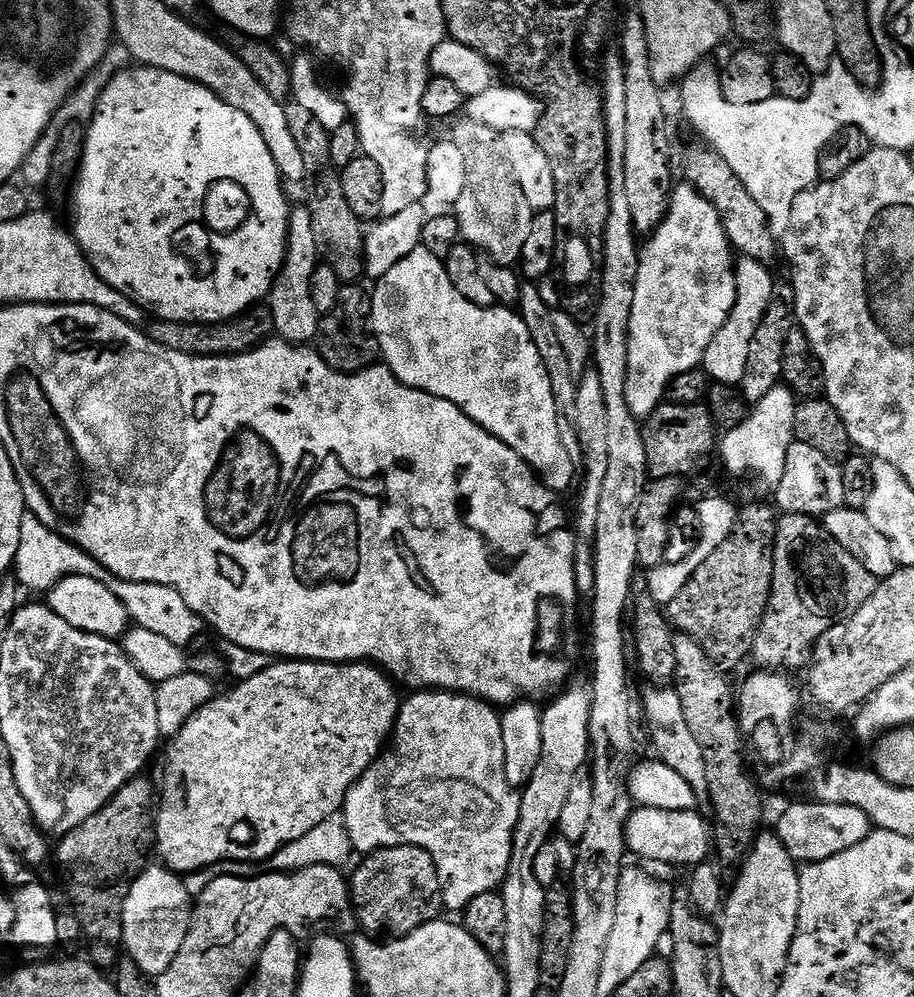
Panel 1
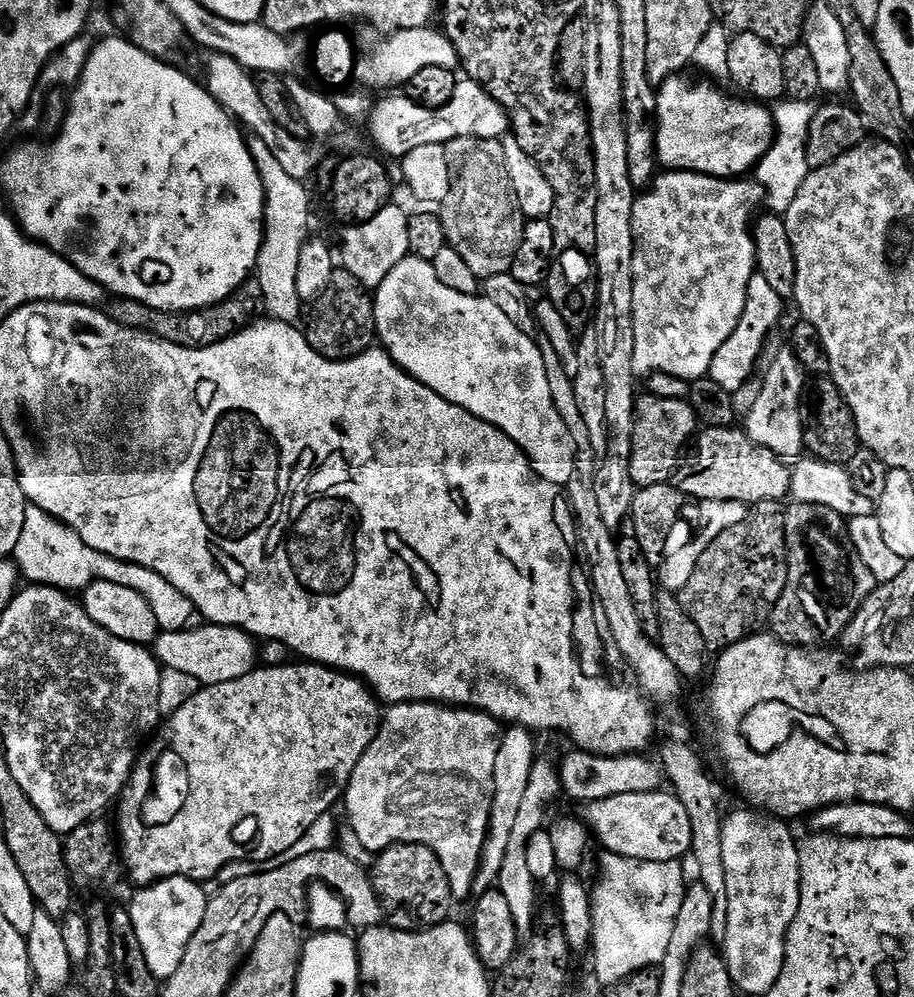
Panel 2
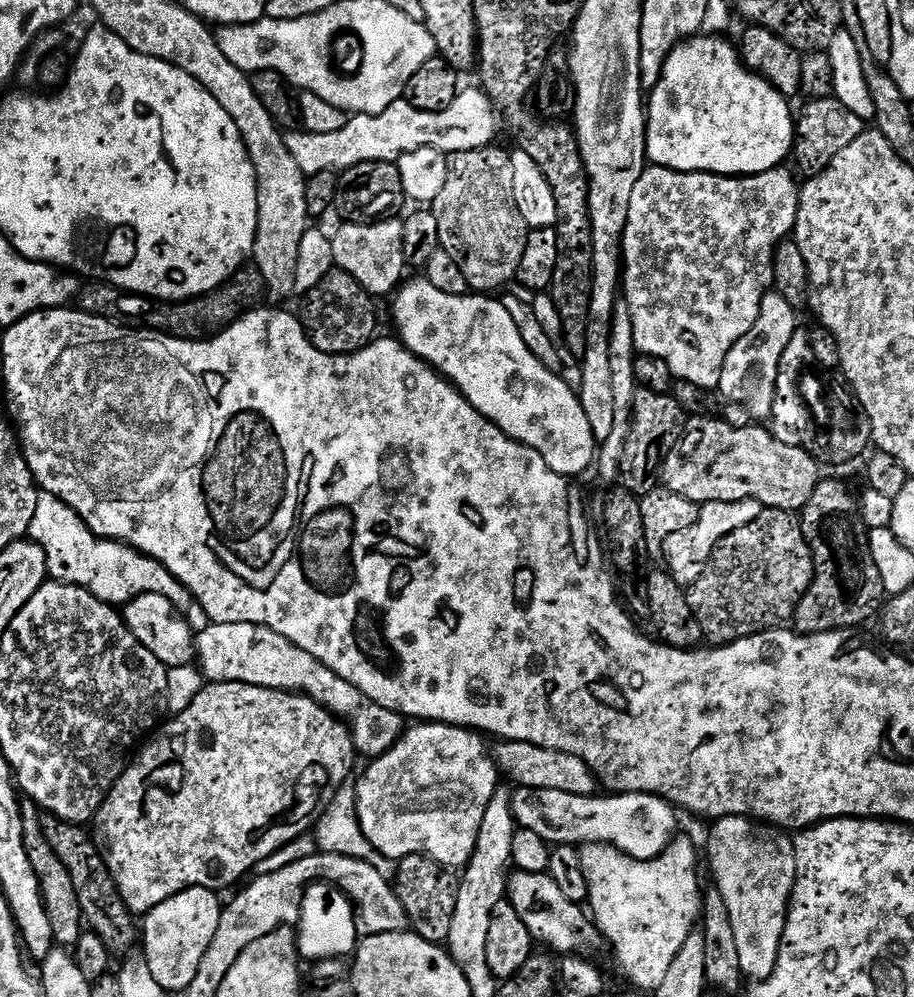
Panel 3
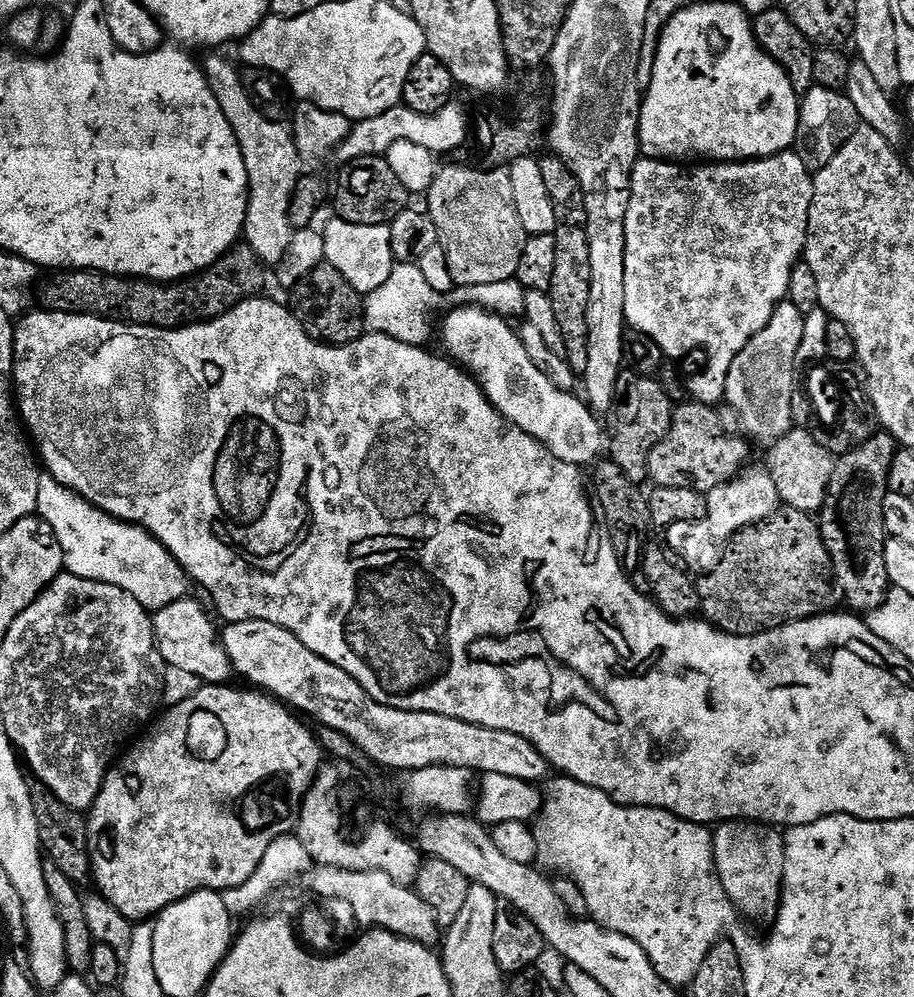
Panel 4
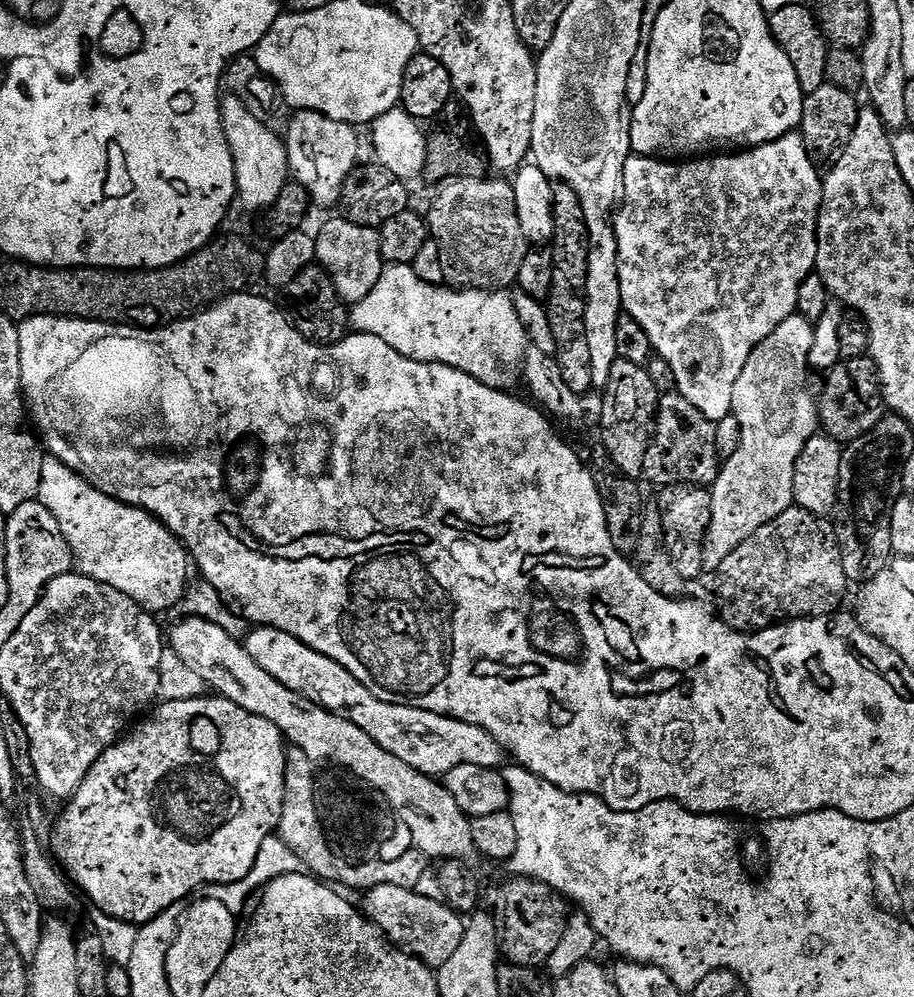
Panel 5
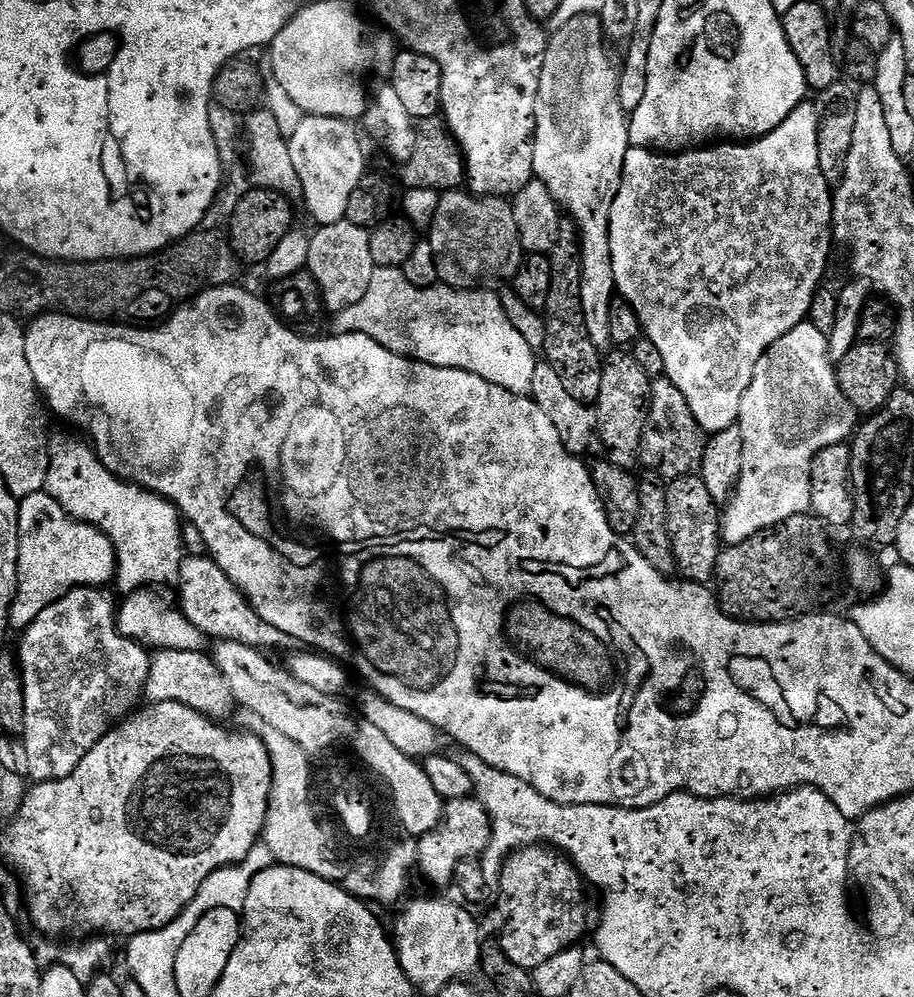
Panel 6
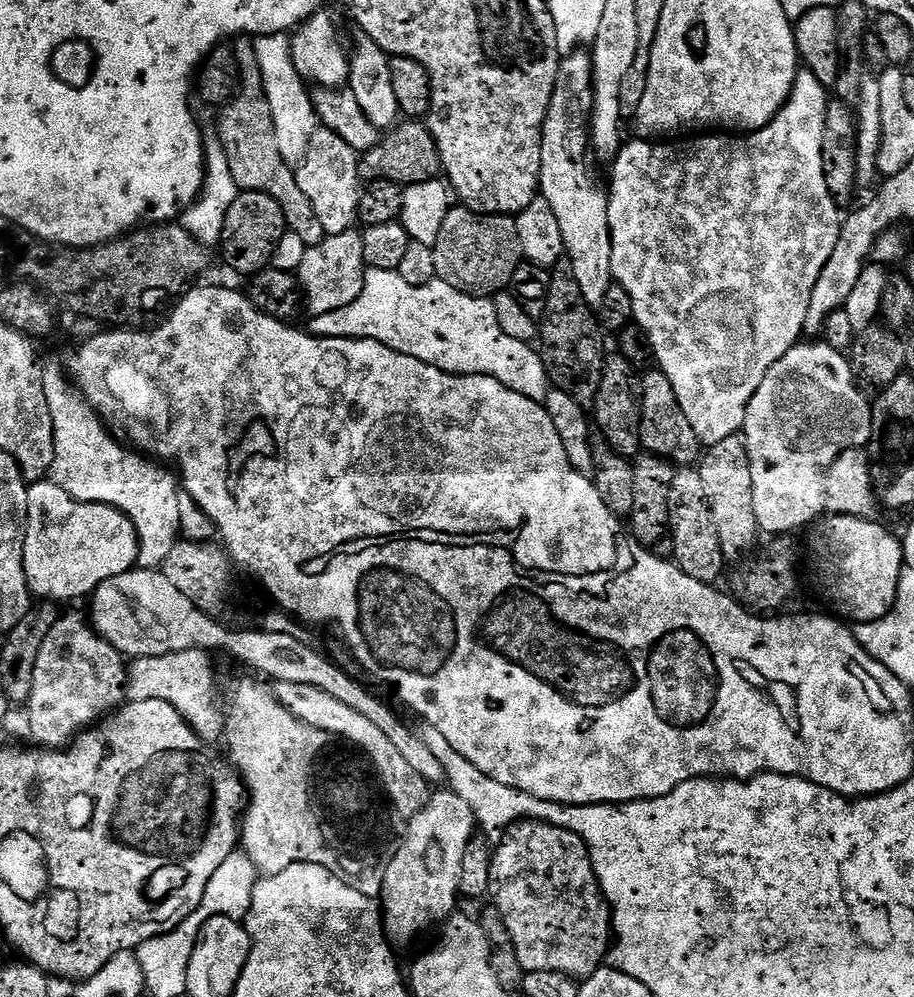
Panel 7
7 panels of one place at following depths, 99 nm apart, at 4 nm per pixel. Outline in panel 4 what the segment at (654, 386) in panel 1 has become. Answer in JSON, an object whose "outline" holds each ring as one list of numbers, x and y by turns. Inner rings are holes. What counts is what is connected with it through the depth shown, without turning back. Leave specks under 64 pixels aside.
{"outline":[[794,150,779,152,776,156,767,156,764,160,745,160,743,162,708,162,703,166,681,166,676,162,662,160,637,159,632,167,632,193,624,219,626,230,626,306,624,318,627,327,633,333,650,337,664,351,669,361,678,365,678,371,688,390,689,397,695,403,716,406,724,400,726,378,734,358,770,322,774,310,788,300,790,274,796,264,801,263,804,247,808,245,808,215,812,205,812,177,802,158]]}

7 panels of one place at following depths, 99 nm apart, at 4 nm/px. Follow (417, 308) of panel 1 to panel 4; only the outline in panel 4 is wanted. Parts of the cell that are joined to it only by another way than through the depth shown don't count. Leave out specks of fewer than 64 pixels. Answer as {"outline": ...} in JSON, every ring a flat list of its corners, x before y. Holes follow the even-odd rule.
{"outline":[[456,306,453,312,444,320,444,325,439,325,438,340,444,343,443,351,457,365,463,366,470,373,473,380,480,385,484,396,498,411,505,416,518,430,530,434,539,444,544,444,562,462,577,466,595,465,601,459,600,451,606,448,606,432,600,429,597,415,588,407,579,395,571,396,571,391,558,387,554,381,526,354,526,346,520,340,519,331,511,328,509,321,503,315,488,311,487,308,475,306]]}

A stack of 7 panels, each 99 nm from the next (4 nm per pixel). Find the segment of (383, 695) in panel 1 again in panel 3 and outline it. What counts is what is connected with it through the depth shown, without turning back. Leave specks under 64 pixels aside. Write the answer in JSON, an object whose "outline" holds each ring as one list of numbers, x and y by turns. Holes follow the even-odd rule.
{"outline":[[209,683,200,691,198,698,194,698,194,702,186,706,186,710,175,713,171,719,172,721,164,729,161,727,139,749,140,757,137,760,135,757,125,767,114,787,109,790,108,797,96,811,94,821,95,845,103,853,105,865,117,884,122,902,133,914,146,914,154,910,154,906,166,902,174,894,185,892,187,888,221,890,220,888,228,888,231,884,238,883,255,864,270,859,279,848,286,847,291,840,298,839,307,828,309,831,315,825,330,806,336,791,349,783,348,775,351,774,356,760,358,761,351,728,340,717,332,715,318,702,314,702,309,696,303,696,301,692,279,692,276,688,263,688,249,684]]}

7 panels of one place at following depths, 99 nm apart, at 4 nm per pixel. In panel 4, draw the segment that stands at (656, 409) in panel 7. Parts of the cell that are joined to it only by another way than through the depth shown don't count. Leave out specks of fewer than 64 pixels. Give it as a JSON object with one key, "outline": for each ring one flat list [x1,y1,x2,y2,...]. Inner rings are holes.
{"outline":[[695,402,675,405,670,430,666,438,654,446,648,459,648,480,654,482,656,488,689,488,707,494,740,475,749,463,749,441,722,430,716,411,715,407]]}

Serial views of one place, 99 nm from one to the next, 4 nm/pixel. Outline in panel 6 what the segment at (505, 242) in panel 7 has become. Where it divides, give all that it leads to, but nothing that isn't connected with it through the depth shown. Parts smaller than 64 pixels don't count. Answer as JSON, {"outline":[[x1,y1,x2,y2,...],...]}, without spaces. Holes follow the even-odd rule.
{"outline":[[467,190,444,192,430,235,439,283,457,290,503,289,516,277,526,258,512,204,498,196,474,196]]}

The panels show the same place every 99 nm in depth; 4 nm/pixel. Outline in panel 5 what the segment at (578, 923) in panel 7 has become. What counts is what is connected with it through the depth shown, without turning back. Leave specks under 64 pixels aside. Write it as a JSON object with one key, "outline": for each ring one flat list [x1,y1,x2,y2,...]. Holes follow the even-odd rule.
{"outline":[[512,878,500,896,500,912,498,911,498,931,502,945,502,956,509,964,520,968,535,968,547,965,550,954,554,954,554,946,564,933,565,897,537,880]]}

